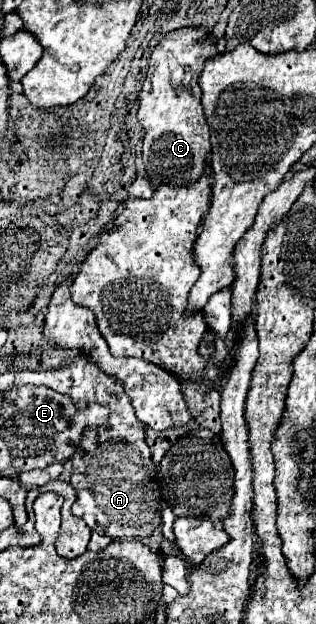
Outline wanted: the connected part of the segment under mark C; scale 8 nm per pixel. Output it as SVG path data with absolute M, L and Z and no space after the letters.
M184 27L168 33L152 51L148 73L138 97L138 121L144 127L142 159L148 179L158 185L190 185L202 177L210 155L210 131L202 109L202 91L198 85L204 61L216 55L210 33L194 27Z

